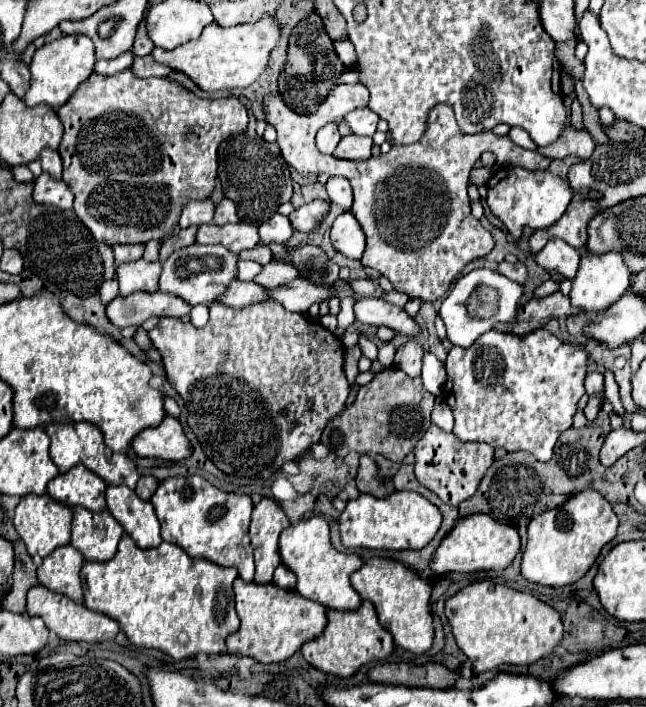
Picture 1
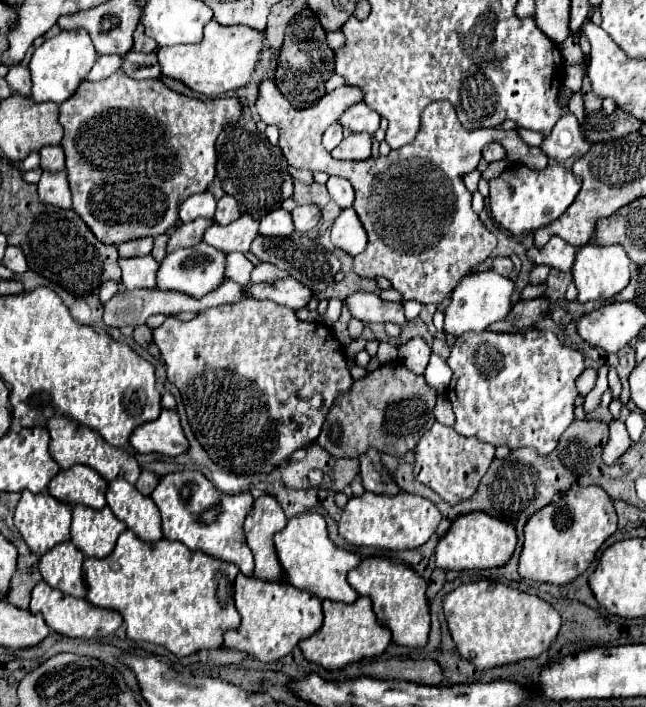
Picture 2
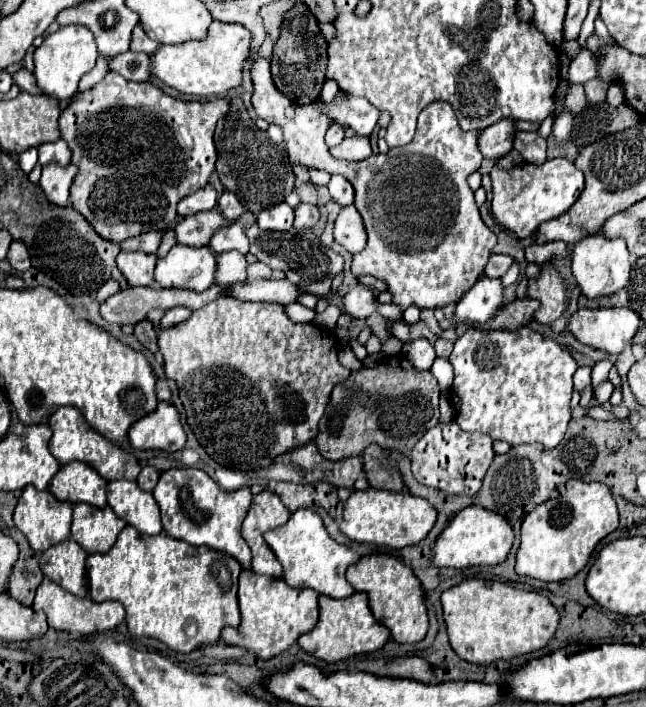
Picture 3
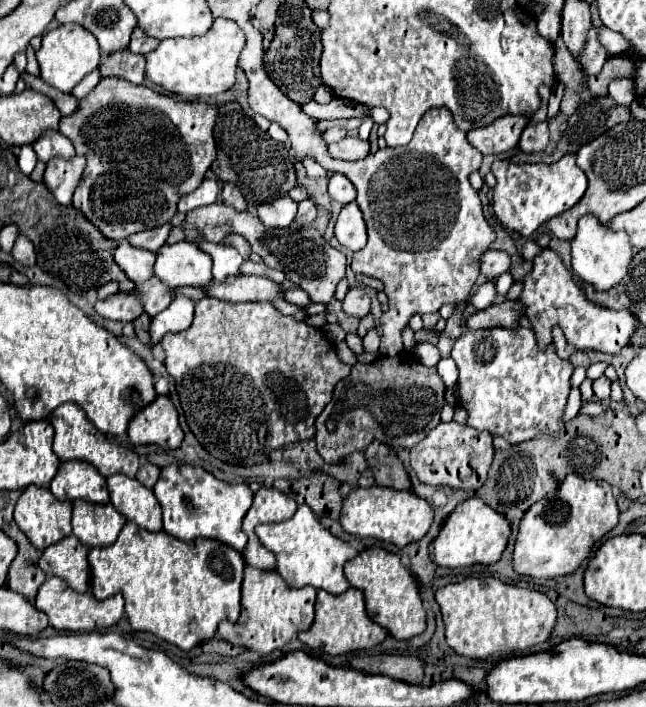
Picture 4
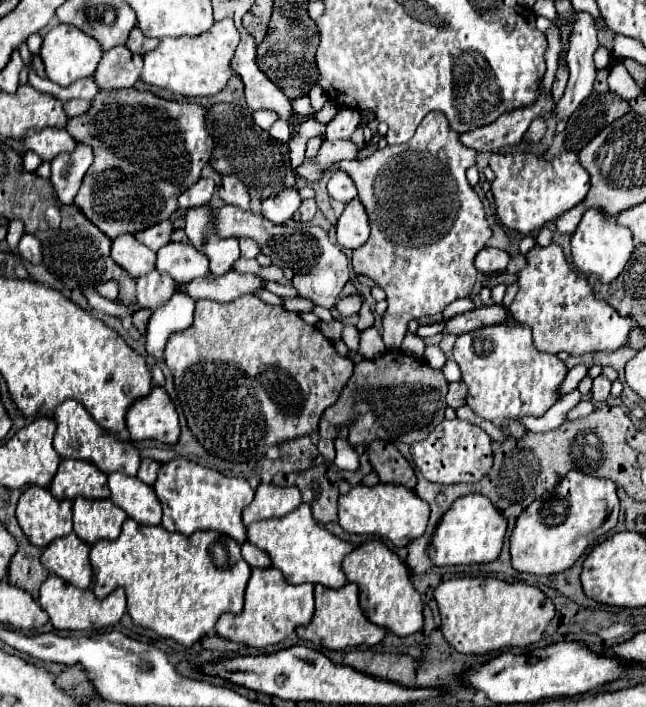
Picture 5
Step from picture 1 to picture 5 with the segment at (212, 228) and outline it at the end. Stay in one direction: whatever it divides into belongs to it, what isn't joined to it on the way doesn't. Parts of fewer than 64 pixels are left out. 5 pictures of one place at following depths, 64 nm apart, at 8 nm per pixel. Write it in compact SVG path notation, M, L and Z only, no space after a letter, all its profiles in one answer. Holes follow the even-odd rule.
M240 238L240 252L244 258L256 258L256 254L260 252L256 242L250 238Z

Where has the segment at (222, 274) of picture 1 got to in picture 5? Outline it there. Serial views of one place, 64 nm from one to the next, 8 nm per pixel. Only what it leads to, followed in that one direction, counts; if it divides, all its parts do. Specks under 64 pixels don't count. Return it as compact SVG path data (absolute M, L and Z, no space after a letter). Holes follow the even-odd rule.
M170 242L158 250L156 270L160 274L172 276L176 286L184 286L190 280L204 278L210 274L208 258L200 254L192 244Z

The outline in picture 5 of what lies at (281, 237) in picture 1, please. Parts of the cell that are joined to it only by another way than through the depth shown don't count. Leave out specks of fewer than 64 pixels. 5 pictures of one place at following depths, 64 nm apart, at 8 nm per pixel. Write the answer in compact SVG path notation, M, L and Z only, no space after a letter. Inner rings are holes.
M286 188L280 194L266 198L262 202L260 214L266 220L270 220L272 224L284 224L284 222L288 222L294 216L294 212L298 210L300 202L302 202L302 198L298 196L296 188Z

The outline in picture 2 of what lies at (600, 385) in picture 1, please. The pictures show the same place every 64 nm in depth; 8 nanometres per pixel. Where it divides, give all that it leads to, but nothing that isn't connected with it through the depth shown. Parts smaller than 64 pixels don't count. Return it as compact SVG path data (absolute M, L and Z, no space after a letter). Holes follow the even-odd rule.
M586 368L586 372L582 372L578 378L578 390L584 390L584 394L586 394L586 390L594 388L596 378L598 378L598 372L592 368Z

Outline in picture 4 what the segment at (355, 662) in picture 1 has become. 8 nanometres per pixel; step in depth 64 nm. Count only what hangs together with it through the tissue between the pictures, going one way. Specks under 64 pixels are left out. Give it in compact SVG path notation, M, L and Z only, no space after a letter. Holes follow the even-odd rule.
M350 588L338 596L320 590L316 600L316 620L310 630L298 634L298 640L312 648L314 652L324 652L326 656L340 656L356 650L372 650L378 644L382 644L386 636L388 636L386 628L372 622L370 616L366 614L364 594L356 588Z

